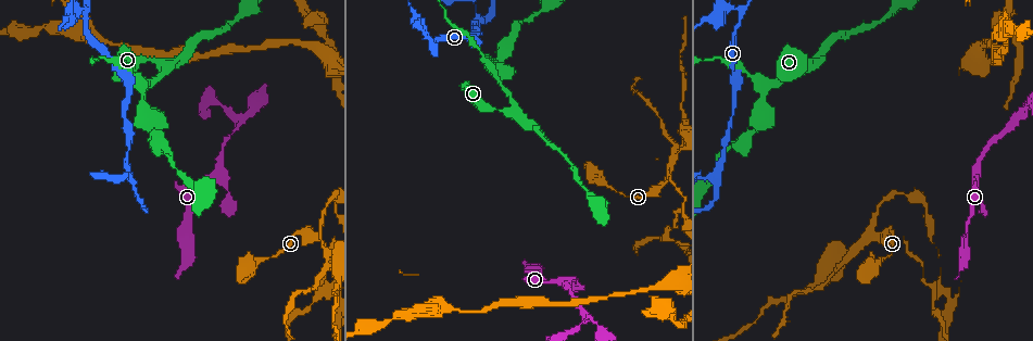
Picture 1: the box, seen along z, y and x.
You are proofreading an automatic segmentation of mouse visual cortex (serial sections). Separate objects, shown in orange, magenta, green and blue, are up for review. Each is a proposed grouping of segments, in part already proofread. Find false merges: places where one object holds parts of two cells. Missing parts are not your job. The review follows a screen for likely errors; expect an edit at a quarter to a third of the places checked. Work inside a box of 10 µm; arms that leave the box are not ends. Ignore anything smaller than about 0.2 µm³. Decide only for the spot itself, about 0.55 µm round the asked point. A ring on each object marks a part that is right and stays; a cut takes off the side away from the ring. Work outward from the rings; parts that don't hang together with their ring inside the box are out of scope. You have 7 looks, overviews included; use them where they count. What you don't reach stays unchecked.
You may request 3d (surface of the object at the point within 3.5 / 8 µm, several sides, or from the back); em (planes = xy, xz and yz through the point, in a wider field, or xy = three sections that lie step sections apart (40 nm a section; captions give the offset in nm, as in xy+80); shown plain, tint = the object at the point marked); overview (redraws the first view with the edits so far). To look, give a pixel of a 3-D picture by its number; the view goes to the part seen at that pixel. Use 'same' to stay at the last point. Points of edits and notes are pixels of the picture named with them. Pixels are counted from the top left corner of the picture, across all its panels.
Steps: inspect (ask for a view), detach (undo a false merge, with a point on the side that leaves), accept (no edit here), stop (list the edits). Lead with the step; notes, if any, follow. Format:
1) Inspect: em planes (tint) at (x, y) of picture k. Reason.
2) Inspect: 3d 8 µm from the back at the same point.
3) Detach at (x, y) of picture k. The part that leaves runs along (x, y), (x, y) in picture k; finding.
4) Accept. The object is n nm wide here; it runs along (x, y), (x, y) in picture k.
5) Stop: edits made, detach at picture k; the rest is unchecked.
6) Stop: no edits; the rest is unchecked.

Inspect: 3d 3.5 µm from the back at (874, 232) of picture 1. Three-way junction.

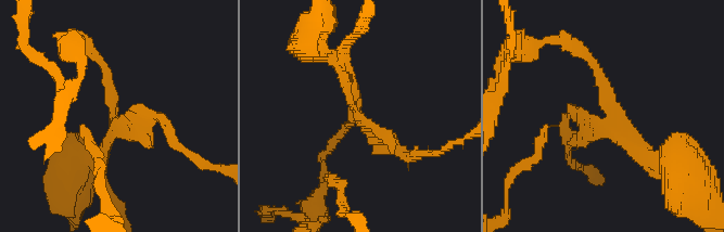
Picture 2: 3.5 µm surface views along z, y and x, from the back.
Inspect: em xy step 2 (tint) at (358, 114) of picture 2. Need the tissue.

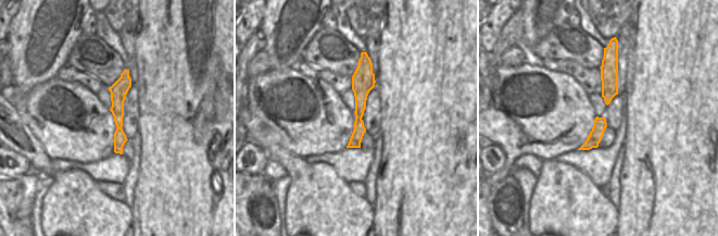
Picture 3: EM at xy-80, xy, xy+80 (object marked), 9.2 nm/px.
Detach at (600, 79) of picture 2. The arms are 150, 150, 200 nm wide; a border runs along (356, 116), (361, 119) in picture 3; two cells meet here.

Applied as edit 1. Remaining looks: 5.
Inspect: 3d 3.5 µm at (810, 66) of picture 1. Abrupt turn.

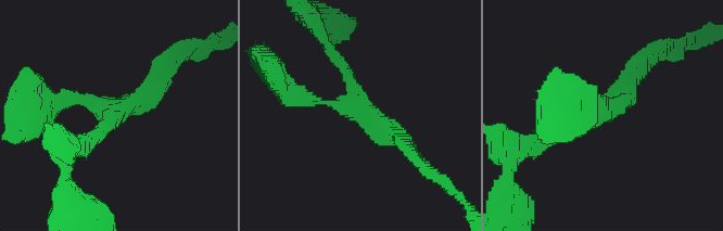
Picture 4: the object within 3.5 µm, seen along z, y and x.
Accept. One cell here.

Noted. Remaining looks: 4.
Inspect: 3d 3.5 µm at (240, 123) of picture 1. Sharp bend.

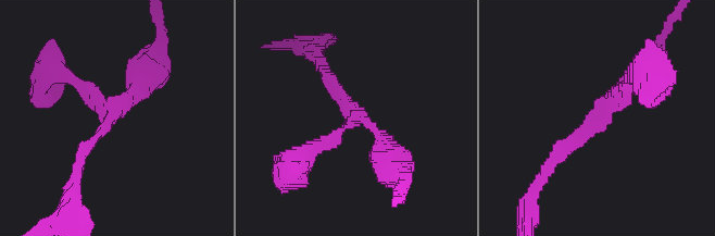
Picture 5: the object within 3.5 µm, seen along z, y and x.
Inspect: em xy step 1 (tint) at (356, 116) of picture 5. 3 arms meet here; the arms are 200, 200, 300 nm wide.

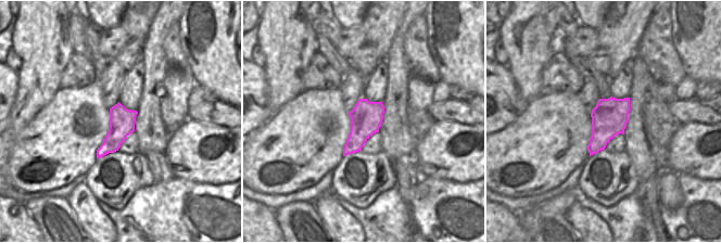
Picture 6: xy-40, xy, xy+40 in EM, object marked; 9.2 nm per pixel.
Accept. It runs along (555, 157), (644, 73) in picture 5; one cell here.

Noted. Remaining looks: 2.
Stop: edits made, detach at picture 2; the rest is unchecked.

